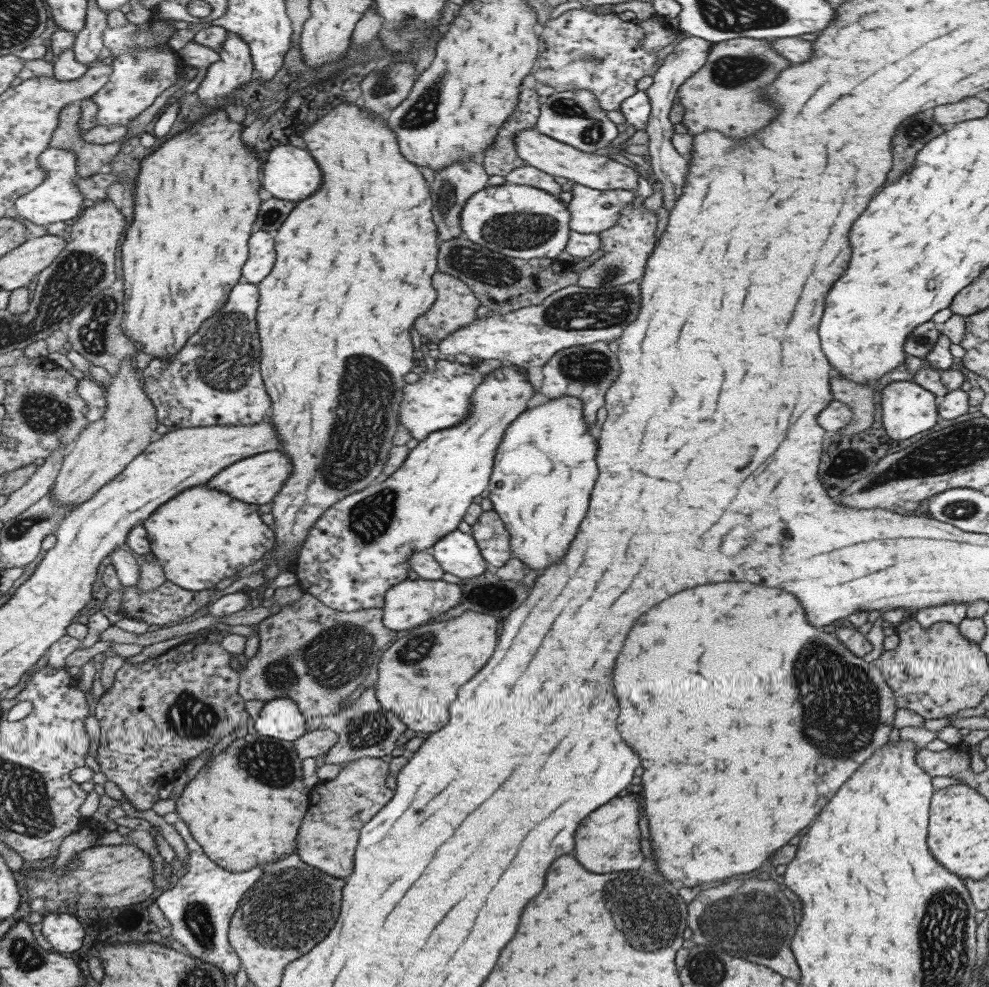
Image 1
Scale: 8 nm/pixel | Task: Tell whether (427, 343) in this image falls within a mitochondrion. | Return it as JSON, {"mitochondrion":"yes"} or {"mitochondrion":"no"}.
{"mitochondrion":"no"}

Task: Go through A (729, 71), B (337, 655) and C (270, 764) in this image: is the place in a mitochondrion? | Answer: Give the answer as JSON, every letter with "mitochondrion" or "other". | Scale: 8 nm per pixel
{"A":"mitochondrion","B":"mitochondrion","C":"mitochondrion"}

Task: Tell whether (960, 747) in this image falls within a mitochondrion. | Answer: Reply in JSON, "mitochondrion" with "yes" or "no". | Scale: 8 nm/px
{"mitochondrion":"no"}

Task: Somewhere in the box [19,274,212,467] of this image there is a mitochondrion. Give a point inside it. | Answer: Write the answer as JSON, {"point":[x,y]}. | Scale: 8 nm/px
{"point":[93,337]}

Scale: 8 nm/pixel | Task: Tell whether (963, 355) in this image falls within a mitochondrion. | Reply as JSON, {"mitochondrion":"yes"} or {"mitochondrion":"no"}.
{"mitochondrion":"no"}

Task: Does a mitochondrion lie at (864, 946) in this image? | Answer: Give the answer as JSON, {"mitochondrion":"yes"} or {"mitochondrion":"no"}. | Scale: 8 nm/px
{"mitochondrion":"no"}

